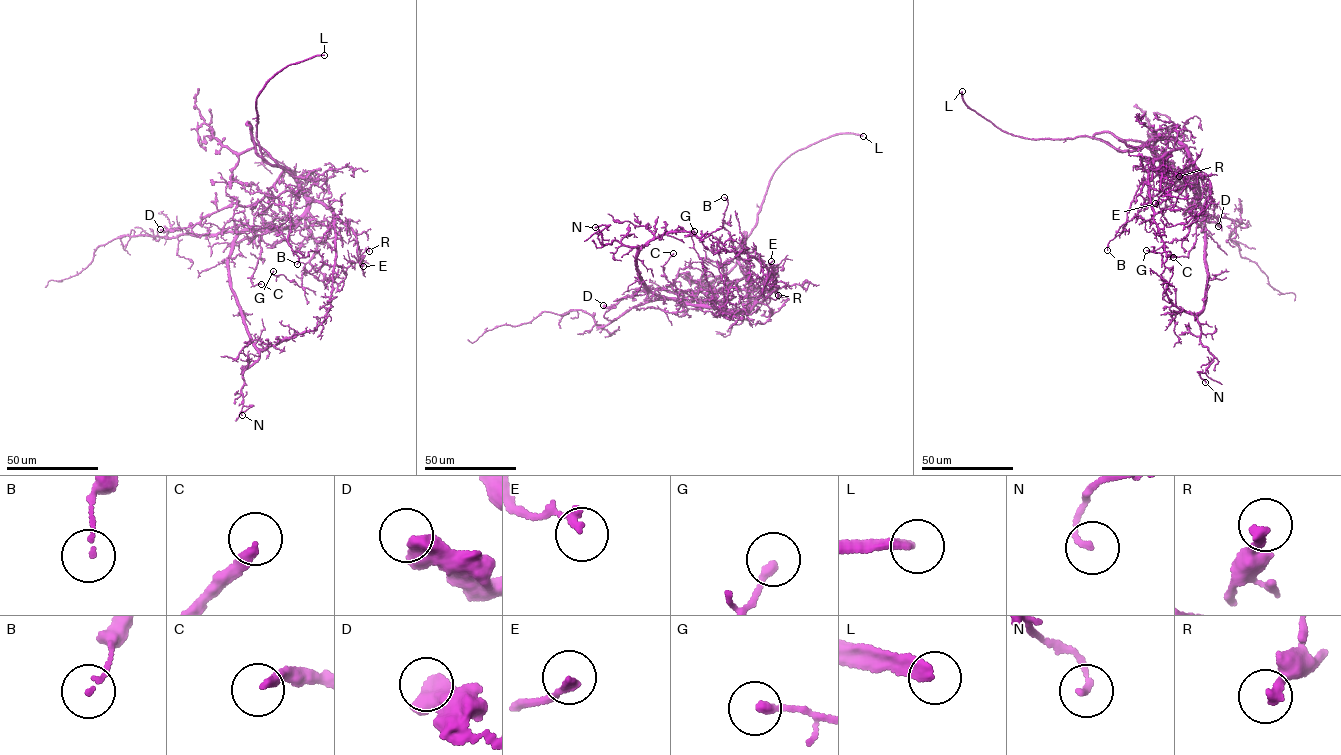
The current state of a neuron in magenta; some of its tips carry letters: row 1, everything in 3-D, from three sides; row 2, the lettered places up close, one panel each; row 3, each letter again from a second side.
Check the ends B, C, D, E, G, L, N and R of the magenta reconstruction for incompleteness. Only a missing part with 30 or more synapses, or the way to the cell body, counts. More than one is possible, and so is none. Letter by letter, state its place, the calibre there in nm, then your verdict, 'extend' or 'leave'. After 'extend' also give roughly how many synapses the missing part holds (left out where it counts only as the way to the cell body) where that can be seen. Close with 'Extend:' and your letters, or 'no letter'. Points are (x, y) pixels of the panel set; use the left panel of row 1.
B: at (297, 264); 100 nm thick; leave
C: at (261, 284); 260 nm thick; leave
D: at (160, 229); 600 nm thick; leave
E: at (363, 266); 190 nm thick; leave
G: at (273, 271); 220 nm thick; leave
L: at (324, 55); 320 nm thick; extend
N: at (242, 415); 140 nm thick; leave
R: at (369, 251); 300 nm thick; leave
Extend: L

